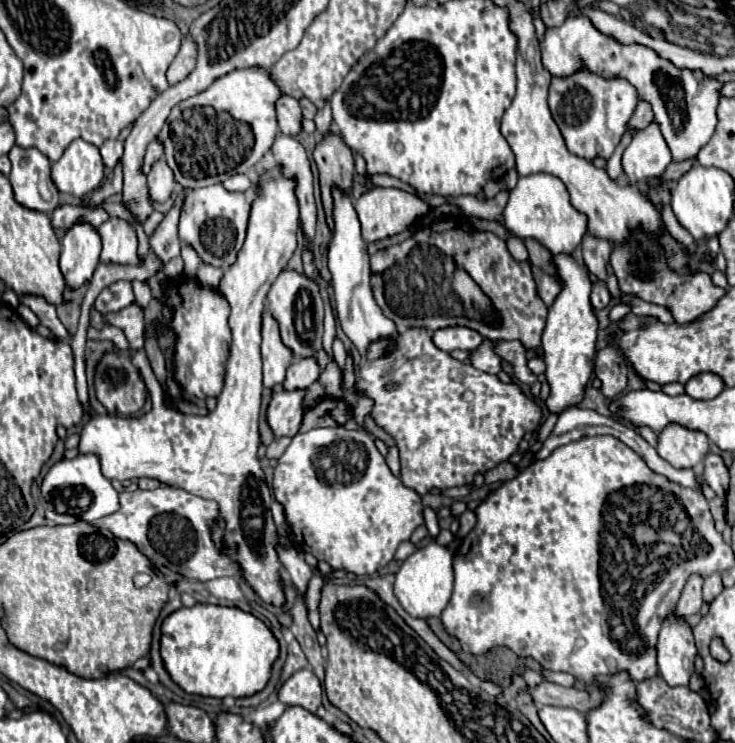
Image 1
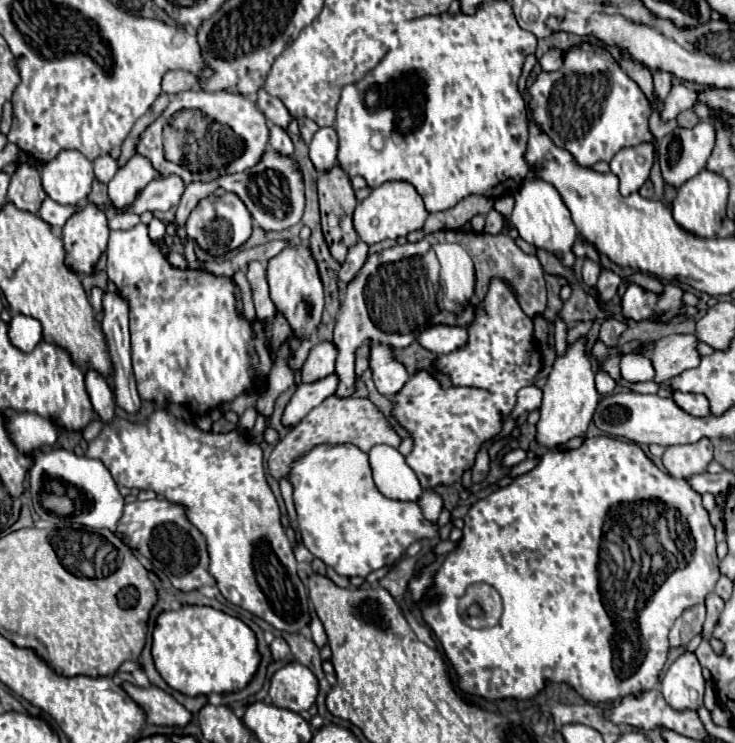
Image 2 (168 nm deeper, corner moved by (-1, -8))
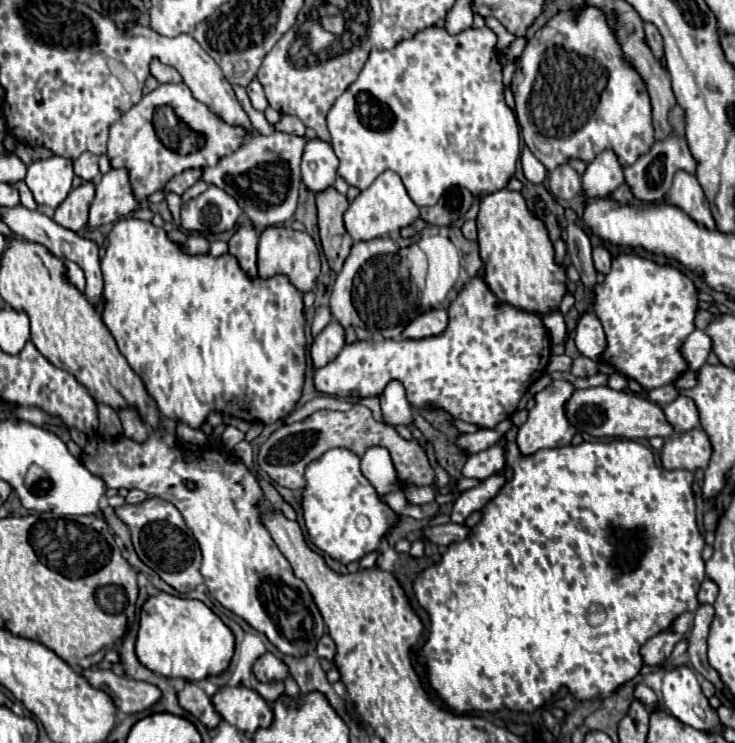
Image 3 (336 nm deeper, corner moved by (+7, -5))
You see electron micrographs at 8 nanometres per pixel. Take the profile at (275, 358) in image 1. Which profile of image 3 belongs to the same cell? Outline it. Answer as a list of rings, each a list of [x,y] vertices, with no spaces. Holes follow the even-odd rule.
[[[243,222],[229,240],[229,254],[237,258],[241,270],[249,278],[257,278],[257,230],[251,222]]]

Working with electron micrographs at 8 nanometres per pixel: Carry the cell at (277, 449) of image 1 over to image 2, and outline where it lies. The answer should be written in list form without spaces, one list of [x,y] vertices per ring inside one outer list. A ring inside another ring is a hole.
[[[333,395],[333,397],[327,397],[315,409],[311,409],[283,439],[277,441],[277,445],[273,447],[273,451],[271,451],[271,455],[267,459],[269,473],[277,481],[285,479],[289,475],[289,469],[291,469],[293,461],[297,461],[297,457],[303,457],[305,453],[309,453],[309,449],[313,449],[315,445],[321,445],[321,443],[327,443],[327,445],[351,443],[351,445],[359,447],[361,451],[369,453],[369,449],[379,445],[379,443],[385,443],[385,445],[391,445],[391,447],[399,447],[401,445],[401,437],[389,425],[385,415],[369,399],[335,397]]]

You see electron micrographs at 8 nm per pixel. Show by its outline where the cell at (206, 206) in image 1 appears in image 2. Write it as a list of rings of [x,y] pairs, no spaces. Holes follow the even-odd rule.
[[[225,193],[221,197],[209,195],[209,197],[199,201],[197,209],[193,209],[193,213],[189,215],[189,221],[185,223],[185,231],[207,253],[223,255],[231,249],[237,249],[239,245],[243,245],[249,239],[249,235],[251,235],[251,217],[249,217],[247,207],[243,205],[243,201],[237,195],[233,195],[233,193]]]

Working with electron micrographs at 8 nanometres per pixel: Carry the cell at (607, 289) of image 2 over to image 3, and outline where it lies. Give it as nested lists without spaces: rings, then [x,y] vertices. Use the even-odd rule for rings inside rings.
[[[599,246],[593,250],[593,264],[595,264],[595,270],[601,274],[607,274],[611,270],[611,254],[607,252],[607,248]]]

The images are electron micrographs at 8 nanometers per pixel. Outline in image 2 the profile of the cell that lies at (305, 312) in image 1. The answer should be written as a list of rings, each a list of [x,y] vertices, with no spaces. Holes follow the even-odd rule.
[[[301,243],[295,247],[285,247],[279,255],[269,259],[267,265],[267,281],[271,289],[271,299],[275,307],[287,317],[293,335],[299,335],[303,339],[317,335],[317,325],[321,321],[323,311],[323,283],[319,277],[319,269],[315,263],[315,257],[309,249],[309,245]]]

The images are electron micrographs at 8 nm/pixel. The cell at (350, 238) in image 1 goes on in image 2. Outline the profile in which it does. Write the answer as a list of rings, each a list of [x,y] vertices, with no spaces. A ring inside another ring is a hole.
[[[371,343],[371,369],[373,369],[373,381],[381,395],[395,397],[403,387],[405,381],[409,381],[409,373],[391,353],[391,347]]]

